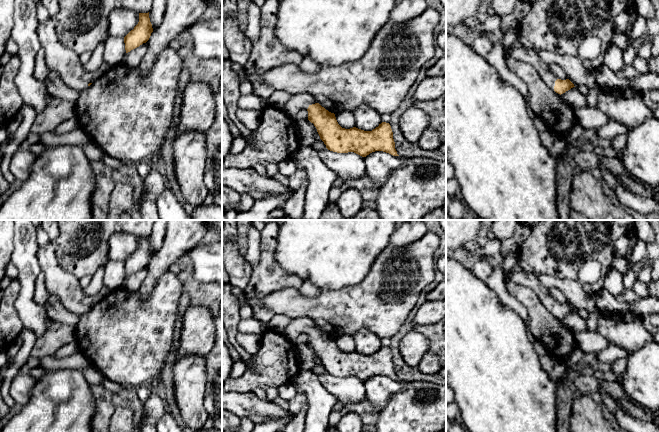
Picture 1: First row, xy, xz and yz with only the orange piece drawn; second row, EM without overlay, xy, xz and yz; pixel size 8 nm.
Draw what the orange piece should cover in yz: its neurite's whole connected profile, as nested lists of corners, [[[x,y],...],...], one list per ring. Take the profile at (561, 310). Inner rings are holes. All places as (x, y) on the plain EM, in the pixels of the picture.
[[[510,271],[505,275],[505,281],[507,280],[531,288],[538,295],[546,309],[560,319],[575,311],[569,303],[558,303],[550,293],[550,289],[539,281],[538,274],[535,272]]]

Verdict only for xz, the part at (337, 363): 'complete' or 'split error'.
split error

